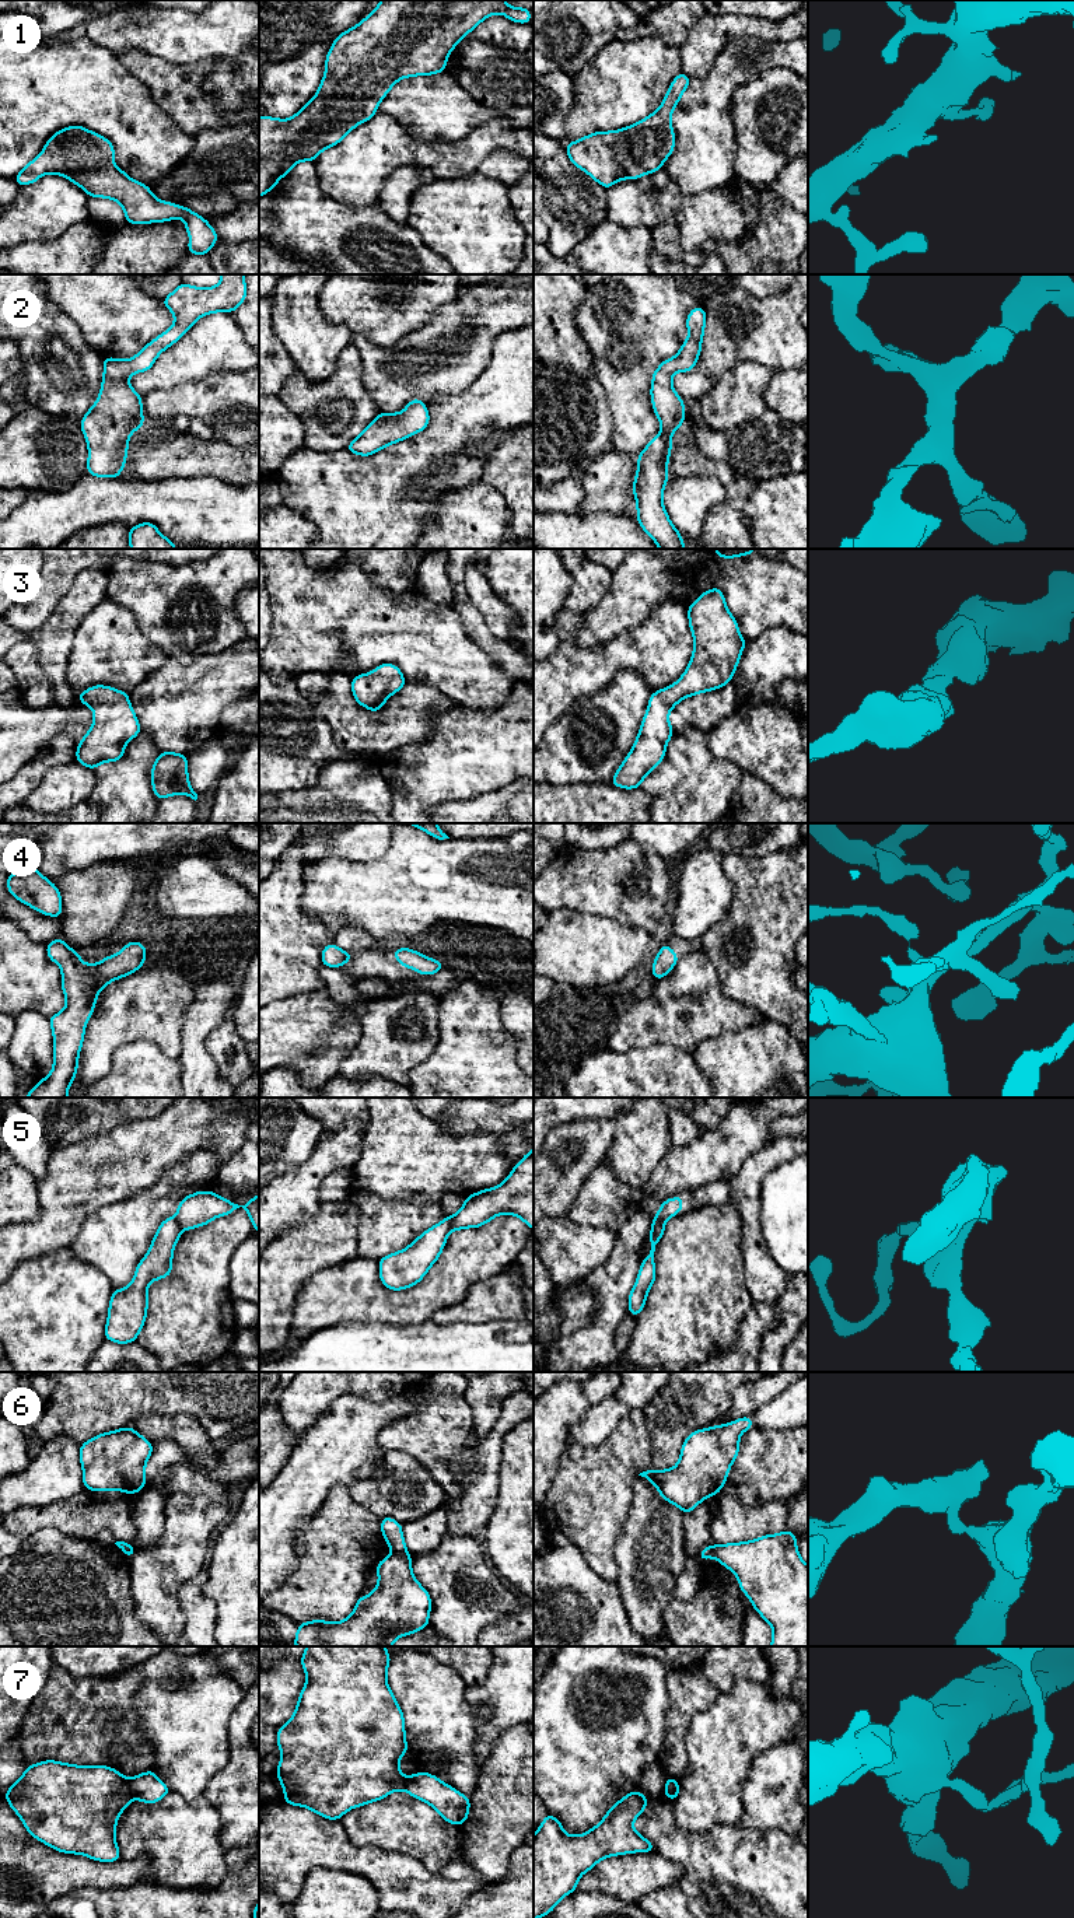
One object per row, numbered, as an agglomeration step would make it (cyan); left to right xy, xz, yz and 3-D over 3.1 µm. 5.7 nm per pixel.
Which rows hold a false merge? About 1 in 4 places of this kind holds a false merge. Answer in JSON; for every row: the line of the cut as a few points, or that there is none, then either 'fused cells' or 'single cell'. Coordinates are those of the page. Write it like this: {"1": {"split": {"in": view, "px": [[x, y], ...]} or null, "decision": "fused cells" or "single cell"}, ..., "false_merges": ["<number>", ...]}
{"1": {"split": null, "decision": "single cell"}, "2": {"split": null, "decision": "single cell"}, "3": {"split": null, "decision": "single cell"}, "4": {"split": null, "decision": "single cell"}, "5": {"split": {"in": "xz", "px": [[450, 1217], [451, 1229]]}, "decision": "fused cells"}, "6": {"split": {"in": "xz", "px": [[405, 1550], [394, 1554]]}, "decision": "fused cells"}, "7": {"split": {"in": "xy", "px": [[129, 1780], [132, 1798]]}, "decision": "fused cells"}, "false_merges": ["5", "6", "7"]}

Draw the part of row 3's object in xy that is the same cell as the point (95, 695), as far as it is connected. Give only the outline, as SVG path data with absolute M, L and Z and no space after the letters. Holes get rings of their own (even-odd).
M97 685L81 692L77 700L91 707L97 718L78 742L76 760L92 770L101 763L120 760L126 742L141 731L129 693Z

